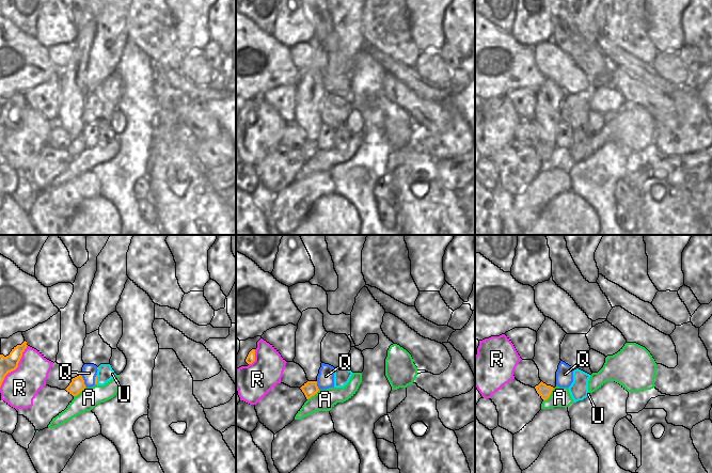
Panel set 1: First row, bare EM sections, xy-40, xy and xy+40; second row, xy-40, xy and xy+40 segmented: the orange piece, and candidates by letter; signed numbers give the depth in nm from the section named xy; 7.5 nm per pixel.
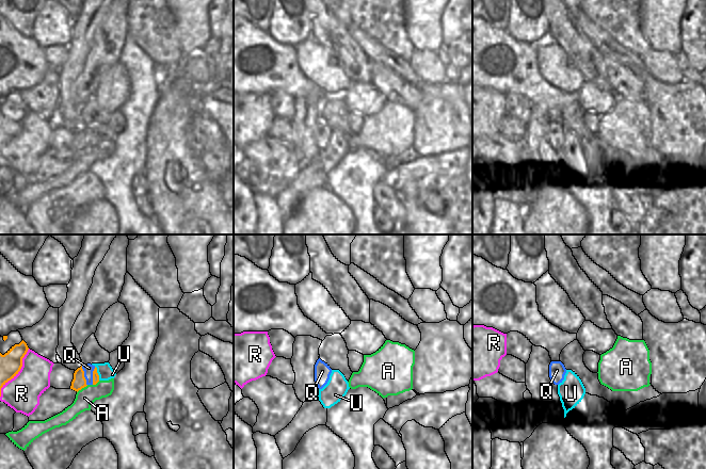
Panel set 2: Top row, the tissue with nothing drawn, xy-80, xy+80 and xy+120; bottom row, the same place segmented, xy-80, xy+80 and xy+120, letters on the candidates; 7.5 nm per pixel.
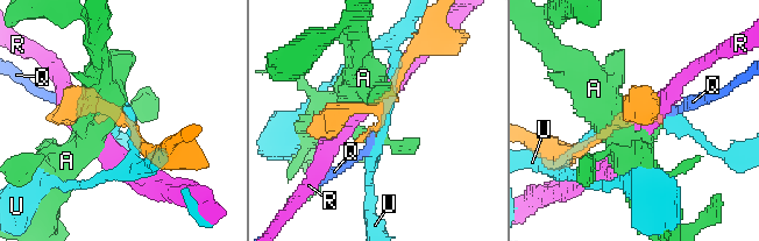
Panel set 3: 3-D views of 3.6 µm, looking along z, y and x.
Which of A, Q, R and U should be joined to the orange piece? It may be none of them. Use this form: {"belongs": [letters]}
{"belongs": ["Q"]}

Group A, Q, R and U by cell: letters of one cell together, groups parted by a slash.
A / Q / R / U

